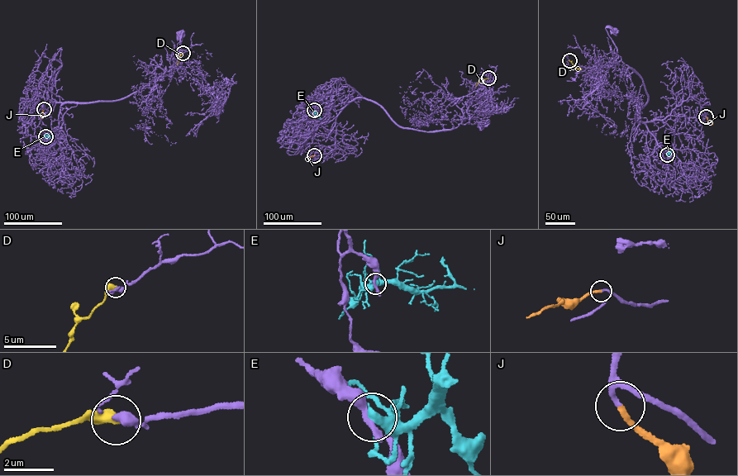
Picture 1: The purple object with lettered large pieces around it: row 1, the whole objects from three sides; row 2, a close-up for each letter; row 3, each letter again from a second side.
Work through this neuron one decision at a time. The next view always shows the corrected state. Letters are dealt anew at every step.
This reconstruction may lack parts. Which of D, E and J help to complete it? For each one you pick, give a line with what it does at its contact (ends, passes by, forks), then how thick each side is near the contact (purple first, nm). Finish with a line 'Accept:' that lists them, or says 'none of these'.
J: it ends | 160/240 nm
Accept: J

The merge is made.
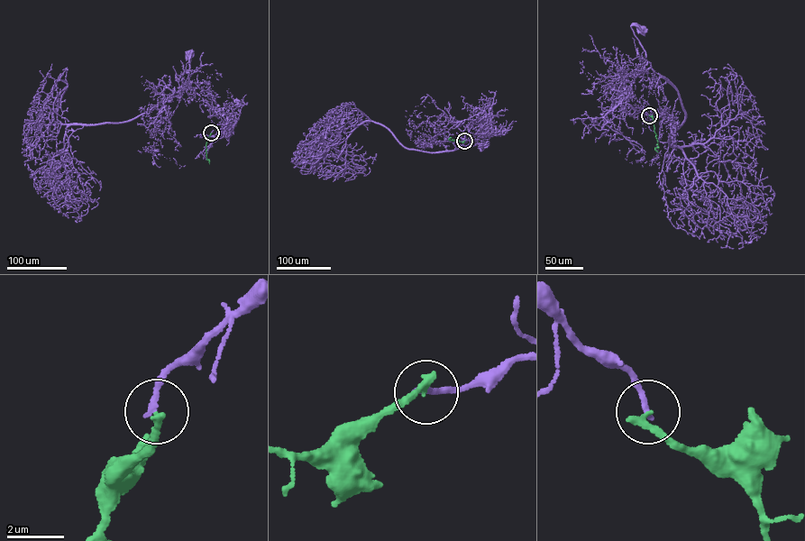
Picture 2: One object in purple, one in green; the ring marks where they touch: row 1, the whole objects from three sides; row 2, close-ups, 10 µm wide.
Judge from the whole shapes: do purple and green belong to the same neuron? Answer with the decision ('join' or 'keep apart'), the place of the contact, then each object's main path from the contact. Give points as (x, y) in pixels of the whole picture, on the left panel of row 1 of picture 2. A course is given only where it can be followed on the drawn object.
keep apart; at (211, 132); purple runs (211, 132), (214, 125), (211, 122), (212, 108), (188, 83), (188, 62), (193, 51), (187, 55); green runs (211, 132), (205, 145), (209, 164)

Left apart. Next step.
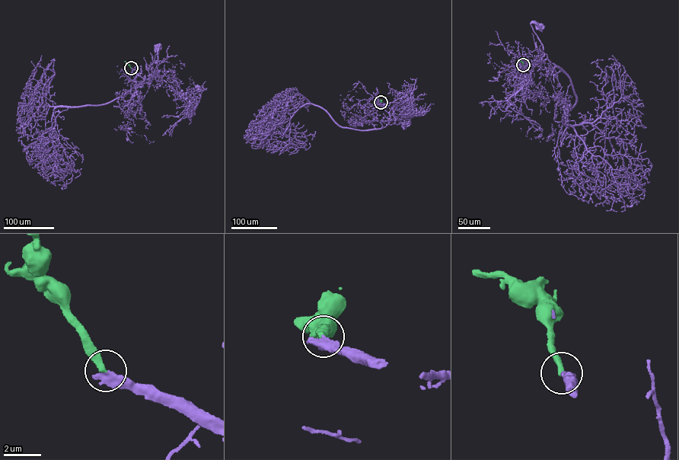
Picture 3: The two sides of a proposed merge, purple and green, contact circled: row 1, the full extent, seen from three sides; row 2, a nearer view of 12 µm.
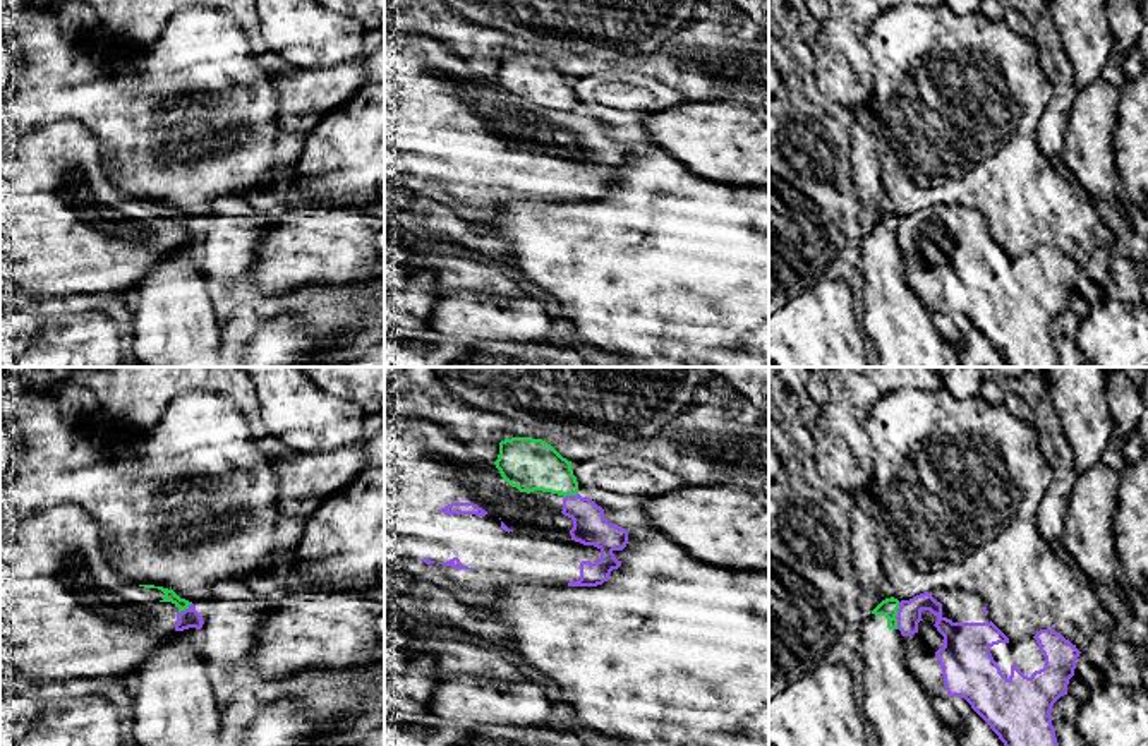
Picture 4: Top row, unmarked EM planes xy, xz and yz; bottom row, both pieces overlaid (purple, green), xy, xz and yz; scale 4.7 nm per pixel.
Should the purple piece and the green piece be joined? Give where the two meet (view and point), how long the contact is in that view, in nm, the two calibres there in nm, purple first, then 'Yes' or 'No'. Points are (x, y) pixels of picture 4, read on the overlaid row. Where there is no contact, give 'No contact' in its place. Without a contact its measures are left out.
Touches purple at yz (896, 616). Shared border 130 nm. Thickness 110 nm (purple) against 90 nm. No

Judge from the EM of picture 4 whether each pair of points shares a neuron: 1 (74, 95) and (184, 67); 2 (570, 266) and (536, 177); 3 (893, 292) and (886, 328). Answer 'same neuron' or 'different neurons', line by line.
1: same neuron
2: different neurons
3: same neuron

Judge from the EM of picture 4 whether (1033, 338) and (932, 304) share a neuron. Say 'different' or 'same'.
same

